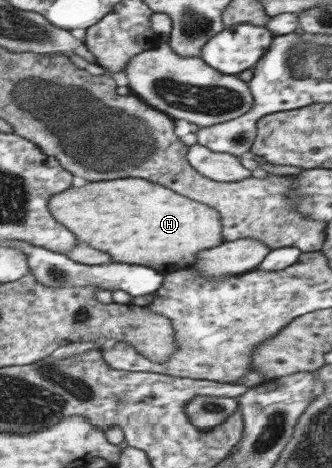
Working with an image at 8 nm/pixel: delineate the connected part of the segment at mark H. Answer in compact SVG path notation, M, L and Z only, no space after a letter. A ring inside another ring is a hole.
M138 177L88 182L52 196L48 209L54 220L78 236L78 243L106 252L112 262L146 264L160 273L172 272L192 264L196 252L220 244L220 213L152 182Z

